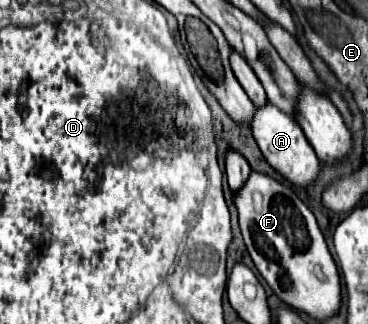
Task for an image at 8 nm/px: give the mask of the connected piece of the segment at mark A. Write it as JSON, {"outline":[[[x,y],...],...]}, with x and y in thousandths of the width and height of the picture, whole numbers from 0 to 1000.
{"outline":[[[726,312],[709,330],[693,330],[693,355],[682,367],[682,410],[715,472],[715,485],[731,497],[731,509],[758,528],[769,546],[780,546],[796,571],[834,577],[867,534],[867,491],[851,466],[851,454],[834,441],[834,423],[823,417],[823,398],[813,380],[747,330],[736,312]]]}

